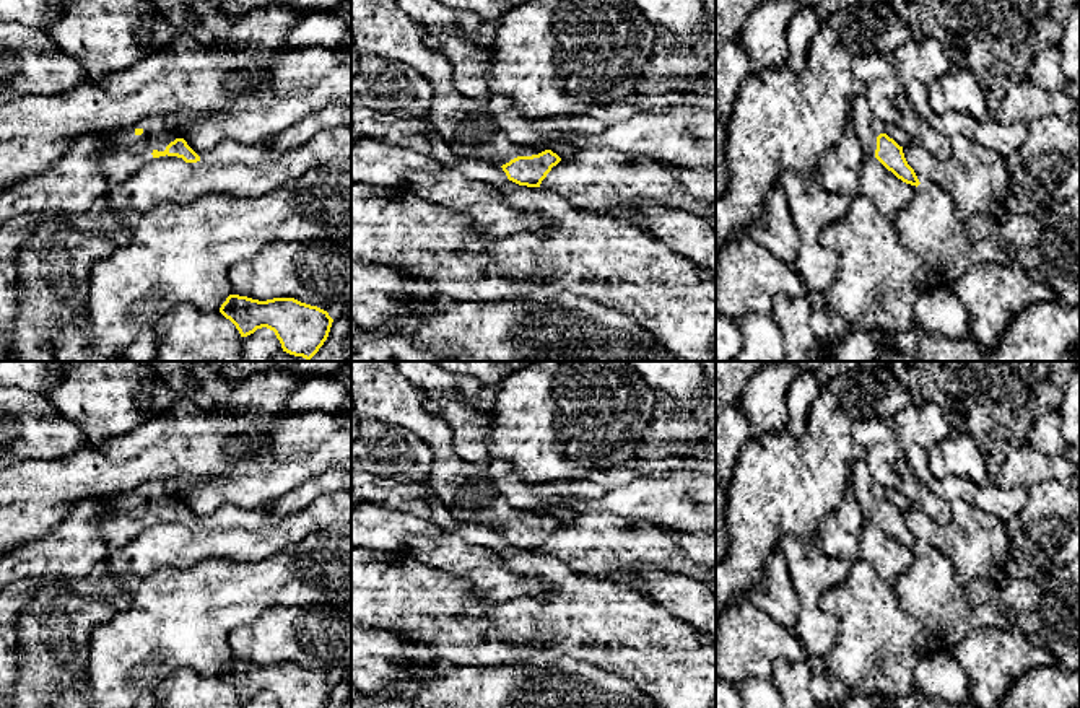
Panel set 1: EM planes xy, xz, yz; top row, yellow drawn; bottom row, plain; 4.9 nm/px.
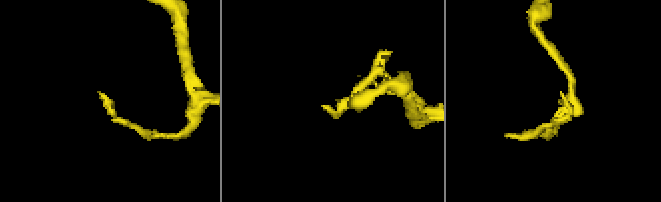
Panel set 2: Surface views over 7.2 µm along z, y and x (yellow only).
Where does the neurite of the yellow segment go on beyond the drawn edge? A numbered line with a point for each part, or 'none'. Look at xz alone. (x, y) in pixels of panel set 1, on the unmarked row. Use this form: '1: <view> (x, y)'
1: xz (379, 391)

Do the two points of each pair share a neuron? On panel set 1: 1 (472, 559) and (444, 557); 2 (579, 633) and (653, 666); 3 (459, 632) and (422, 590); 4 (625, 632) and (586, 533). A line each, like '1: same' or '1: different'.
1: same
2: same
3: same
4: different

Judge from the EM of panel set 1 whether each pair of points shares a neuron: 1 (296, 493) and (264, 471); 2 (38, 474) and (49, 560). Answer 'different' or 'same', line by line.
1: different
2: different

